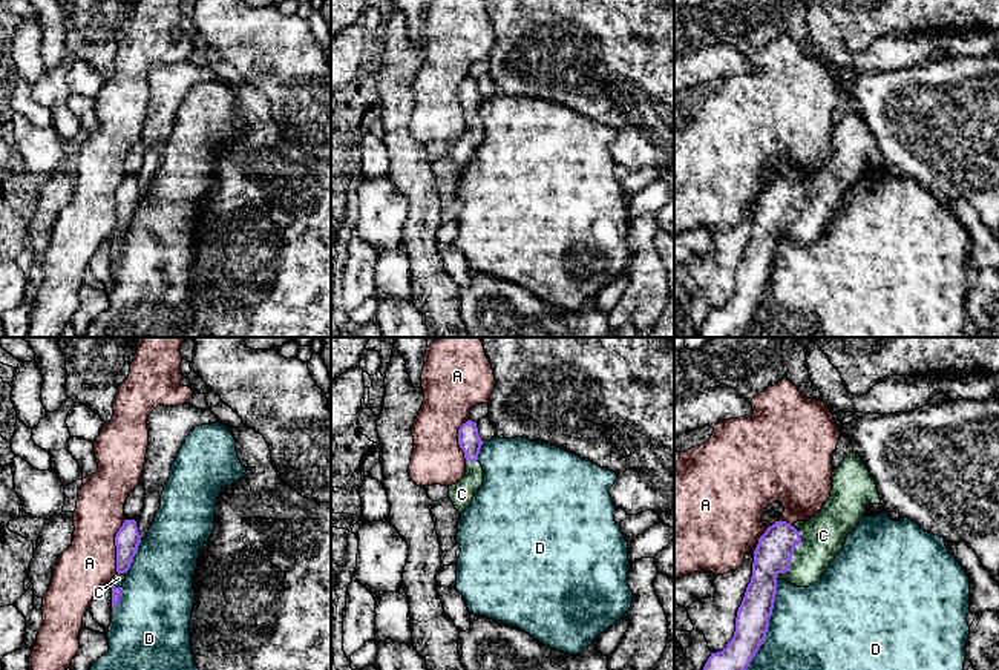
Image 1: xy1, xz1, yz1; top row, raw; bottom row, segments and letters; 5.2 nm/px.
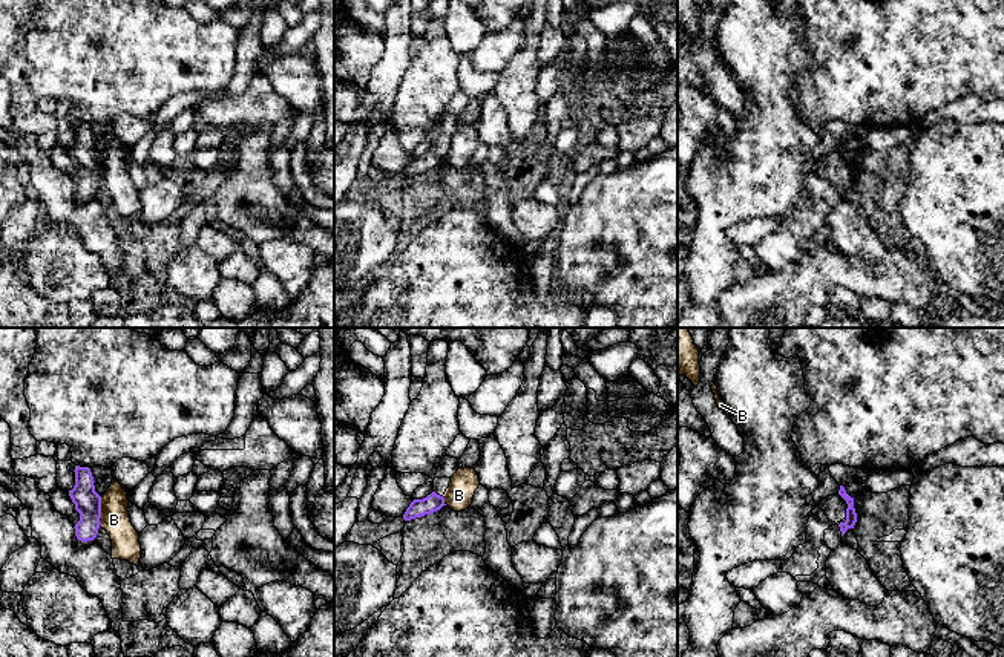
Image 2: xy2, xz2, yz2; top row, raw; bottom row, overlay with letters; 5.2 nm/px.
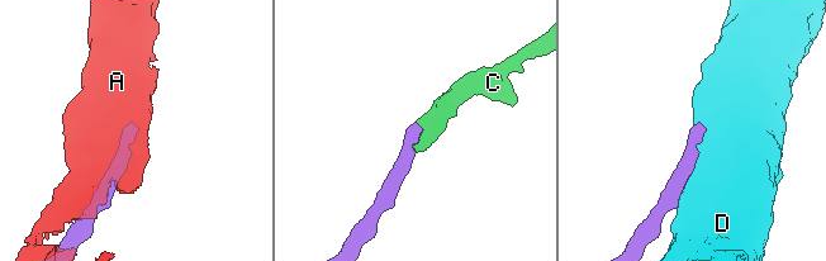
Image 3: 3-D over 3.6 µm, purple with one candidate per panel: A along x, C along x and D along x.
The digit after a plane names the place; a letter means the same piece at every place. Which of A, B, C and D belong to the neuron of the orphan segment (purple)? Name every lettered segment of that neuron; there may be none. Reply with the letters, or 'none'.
C

